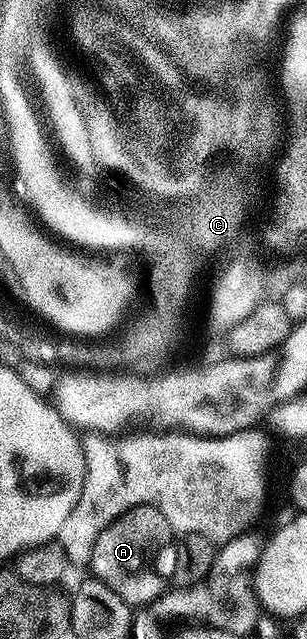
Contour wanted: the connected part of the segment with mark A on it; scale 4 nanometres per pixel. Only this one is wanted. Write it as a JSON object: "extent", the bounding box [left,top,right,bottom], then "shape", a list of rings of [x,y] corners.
{"extent":[88,506,171,607],"shape":[[[136,506],[123,512],[95,540],[89,557],[88,569],[98,582],[107,584],[115,596],[119,596],[128,606],[148,607],[167,590],[167,582],[161,579],[159,571],[153,567],[153,557],[157,549],[171,537],[171,531],[163,512],[154,506]]]}

